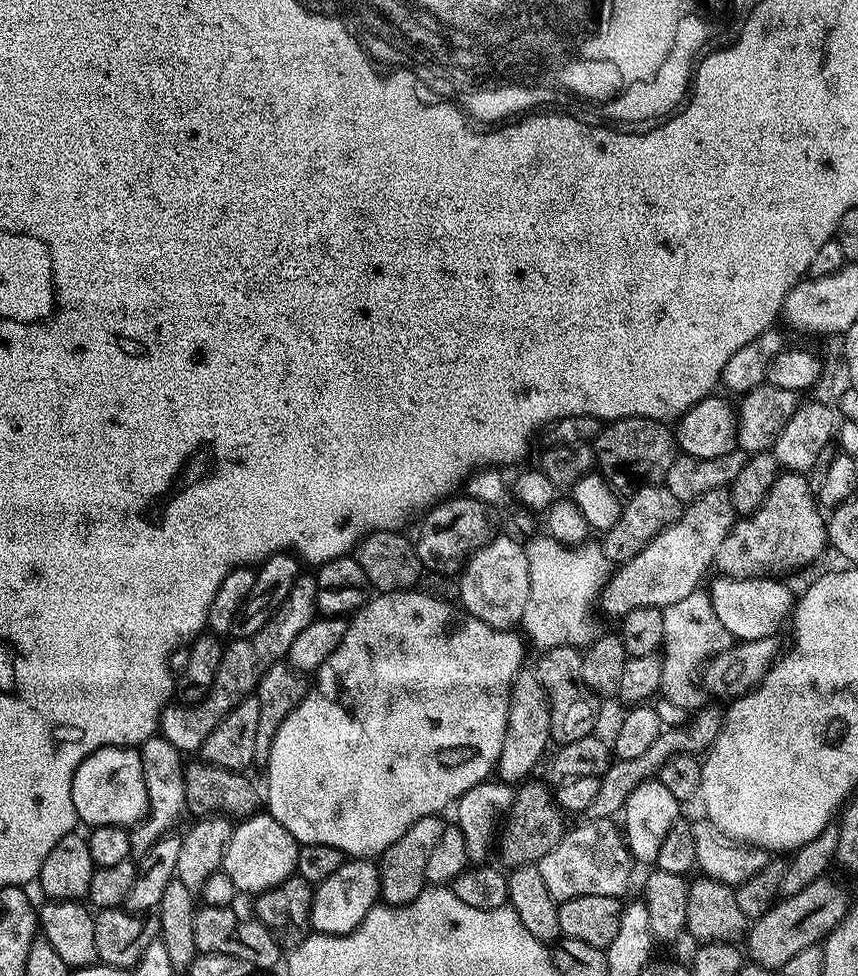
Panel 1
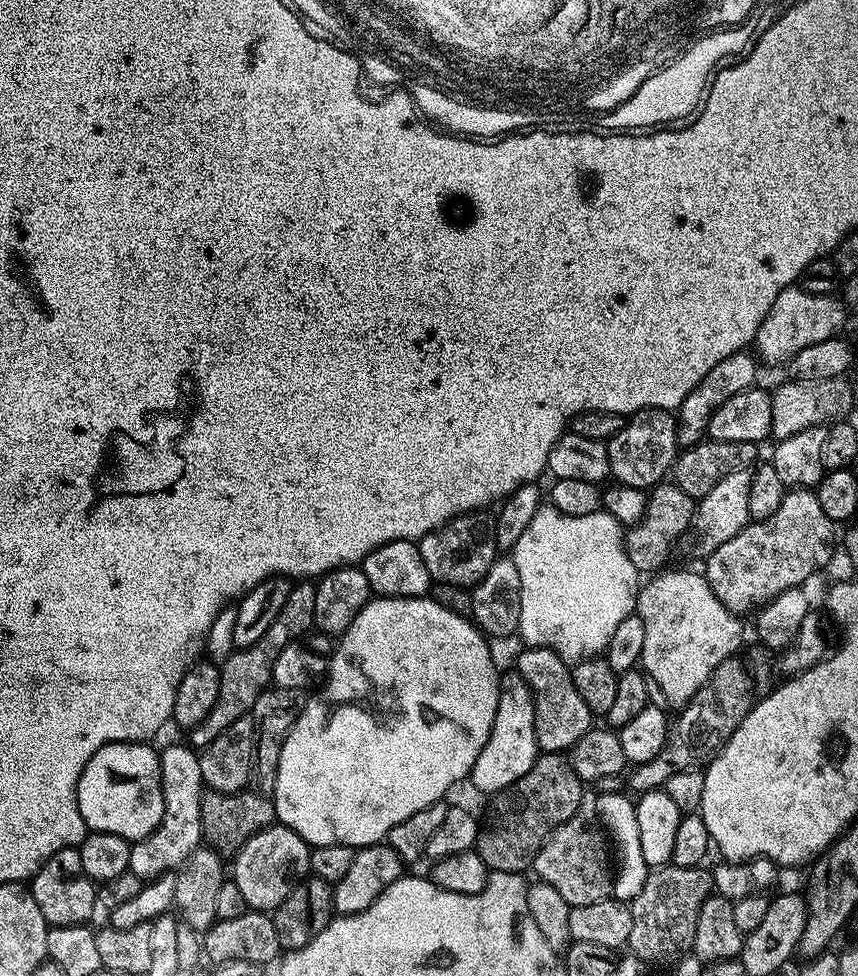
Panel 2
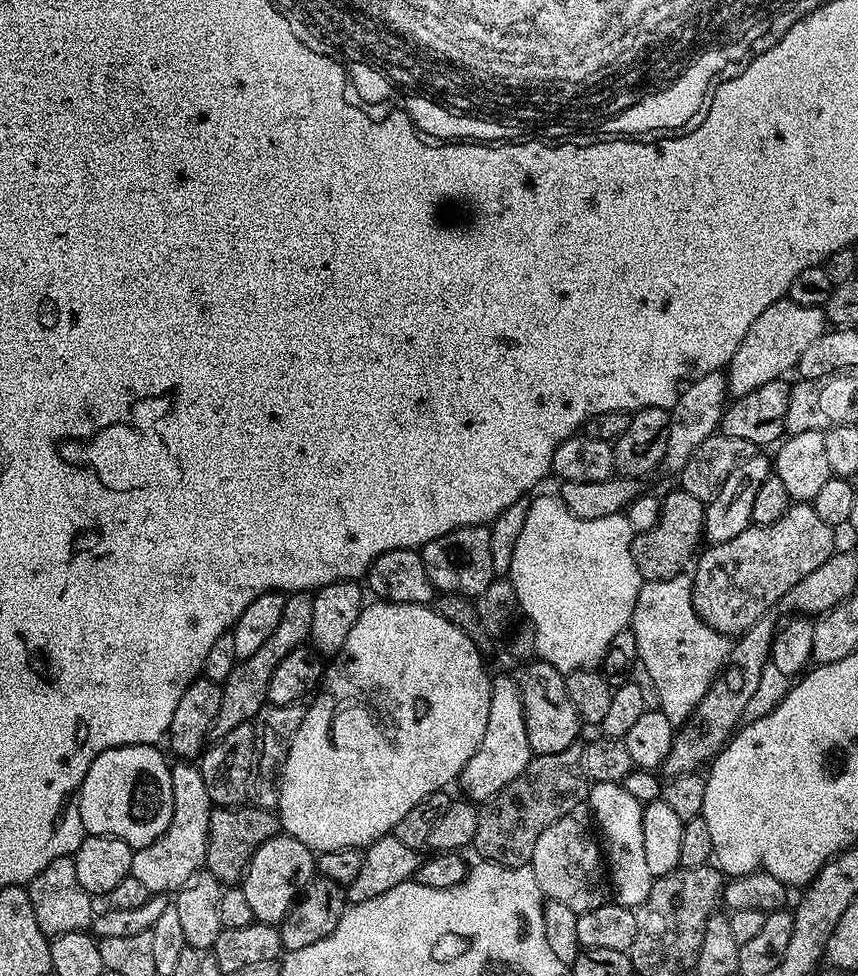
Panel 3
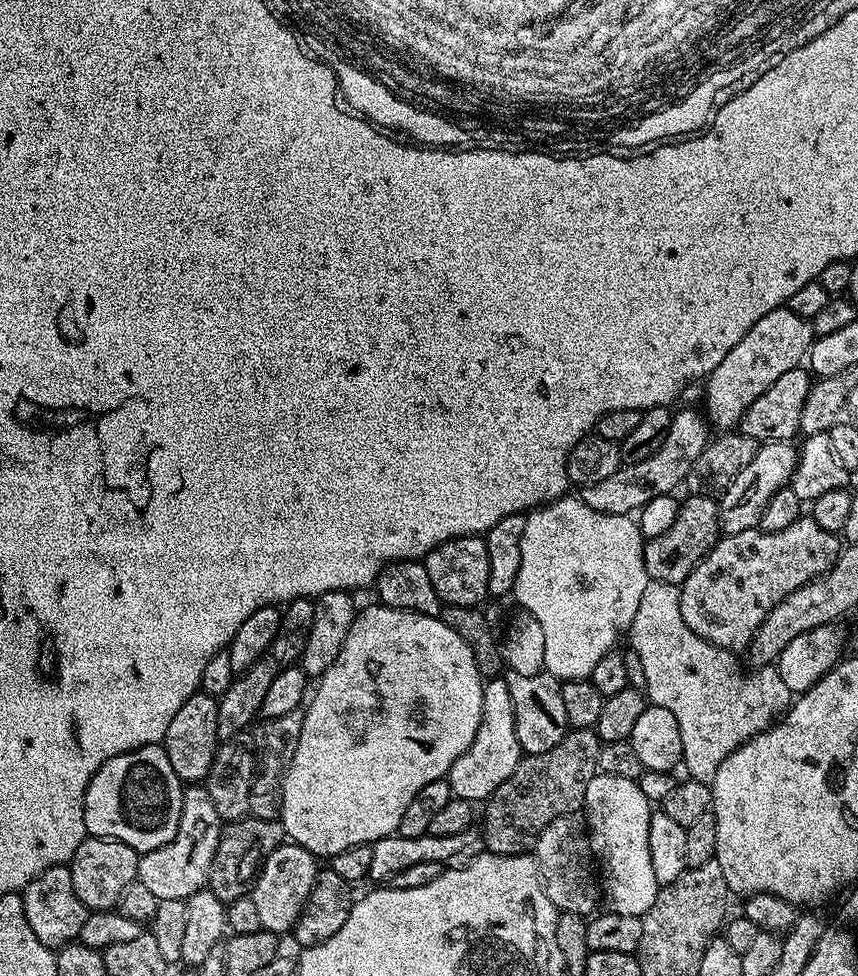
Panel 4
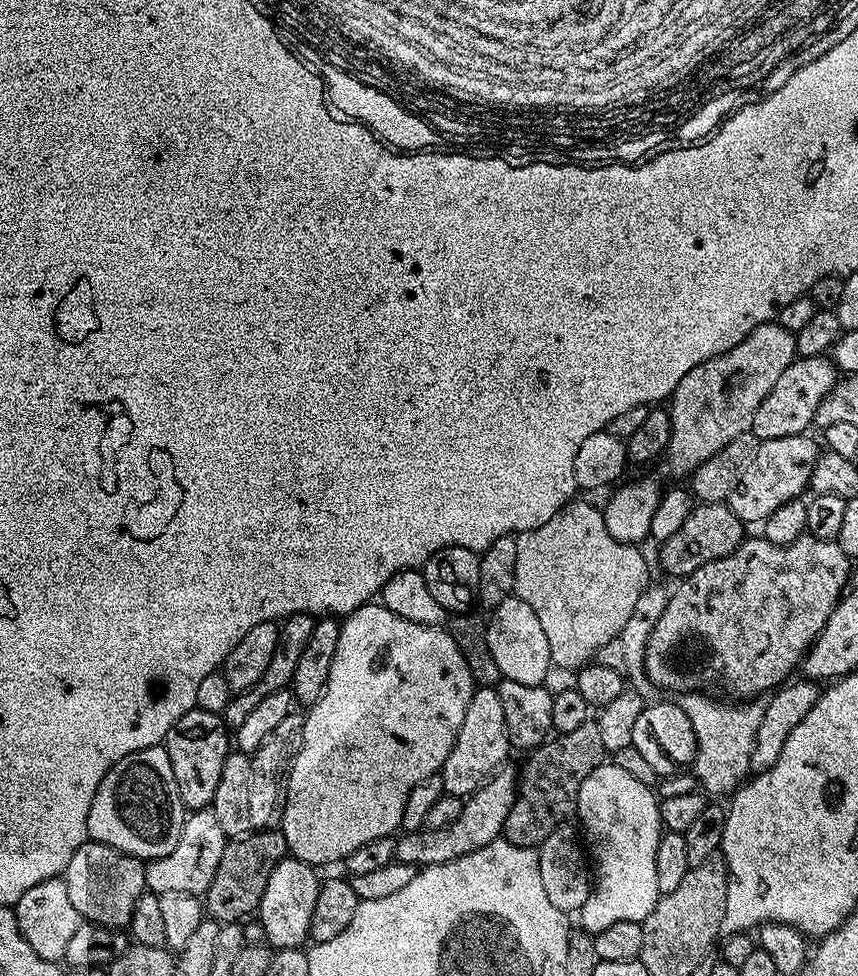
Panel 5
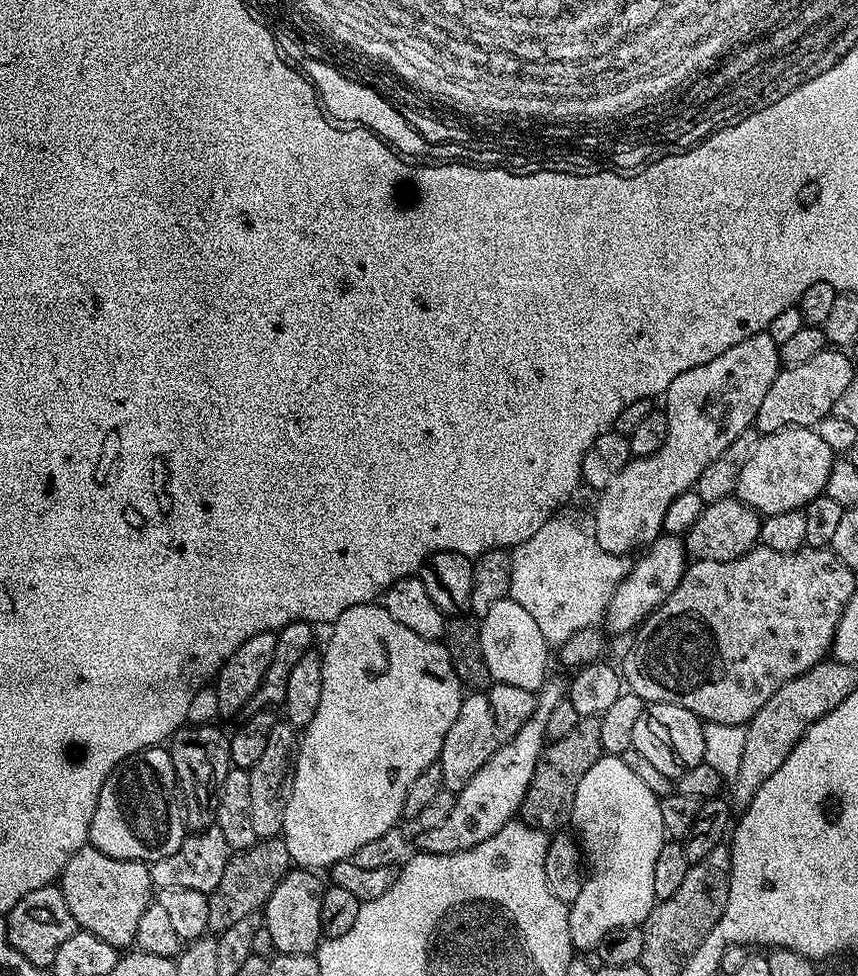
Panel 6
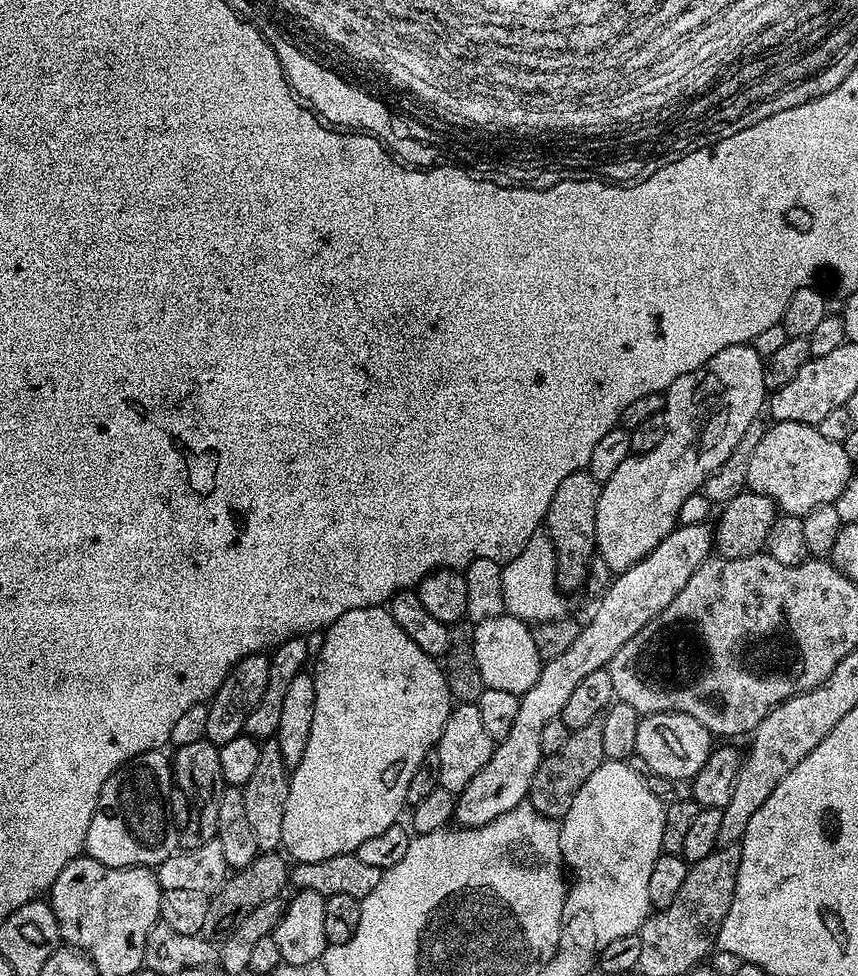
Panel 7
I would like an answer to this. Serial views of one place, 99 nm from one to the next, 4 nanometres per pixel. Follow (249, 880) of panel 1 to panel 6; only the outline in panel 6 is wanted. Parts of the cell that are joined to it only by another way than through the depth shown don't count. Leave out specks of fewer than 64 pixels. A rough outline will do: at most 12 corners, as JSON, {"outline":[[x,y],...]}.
{"outline":[[290,870],[264,903],[277,953],[312,954],[322,943],[325,885]]}

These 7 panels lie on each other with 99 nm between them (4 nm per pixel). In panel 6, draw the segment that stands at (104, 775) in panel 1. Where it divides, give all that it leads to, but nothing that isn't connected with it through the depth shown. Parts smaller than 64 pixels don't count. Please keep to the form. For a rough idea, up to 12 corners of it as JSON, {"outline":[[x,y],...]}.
{"outline":[[171,751],[116,765],[91,847],[151,862],[182,846]]}

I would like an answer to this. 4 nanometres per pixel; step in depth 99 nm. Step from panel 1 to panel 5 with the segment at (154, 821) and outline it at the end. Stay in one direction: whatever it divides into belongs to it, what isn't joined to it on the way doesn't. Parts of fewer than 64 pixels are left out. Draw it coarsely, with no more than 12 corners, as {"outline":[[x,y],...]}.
{"outline":[[211,807],[147,861],[147,891],[207,893],[229,837]]}

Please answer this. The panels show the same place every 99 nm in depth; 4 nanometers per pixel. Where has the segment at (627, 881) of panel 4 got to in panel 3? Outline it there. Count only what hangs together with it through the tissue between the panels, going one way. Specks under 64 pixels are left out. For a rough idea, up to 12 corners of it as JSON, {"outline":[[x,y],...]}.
{"outline":[[614,781],[586,804],[602,841],[615,903],[635,910],[654,879],[644,805]]}

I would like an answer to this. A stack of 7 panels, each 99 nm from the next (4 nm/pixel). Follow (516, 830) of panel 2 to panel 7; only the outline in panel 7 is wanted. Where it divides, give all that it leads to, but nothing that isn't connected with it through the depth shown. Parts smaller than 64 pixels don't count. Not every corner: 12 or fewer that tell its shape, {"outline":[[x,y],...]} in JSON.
{"outline":[[596,719],[540,761],[528,800],[559,821],[604,761]]}

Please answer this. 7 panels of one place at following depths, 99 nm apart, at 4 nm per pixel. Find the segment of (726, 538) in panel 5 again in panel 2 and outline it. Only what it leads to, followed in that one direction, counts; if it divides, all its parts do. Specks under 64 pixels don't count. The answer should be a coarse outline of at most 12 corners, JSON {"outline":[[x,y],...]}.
{"outline":[[675,482],[647,493],[624,534],[640,574],[652,574],[691,528],[696,501]]}

